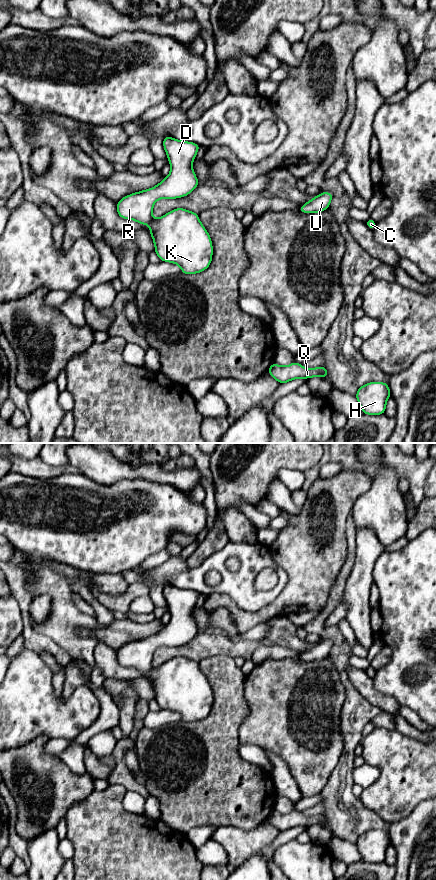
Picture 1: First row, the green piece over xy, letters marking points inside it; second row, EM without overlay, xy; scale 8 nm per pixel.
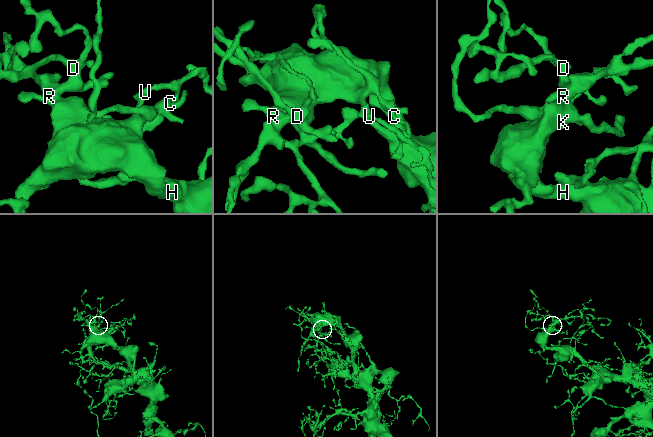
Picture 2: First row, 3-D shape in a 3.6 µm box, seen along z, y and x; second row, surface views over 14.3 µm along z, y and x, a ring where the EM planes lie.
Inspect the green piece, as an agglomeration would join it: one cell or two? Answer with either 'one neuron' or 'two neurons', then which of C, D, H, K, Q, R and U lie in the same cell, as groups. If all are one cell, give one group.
one neuron | C D H K Q R U

